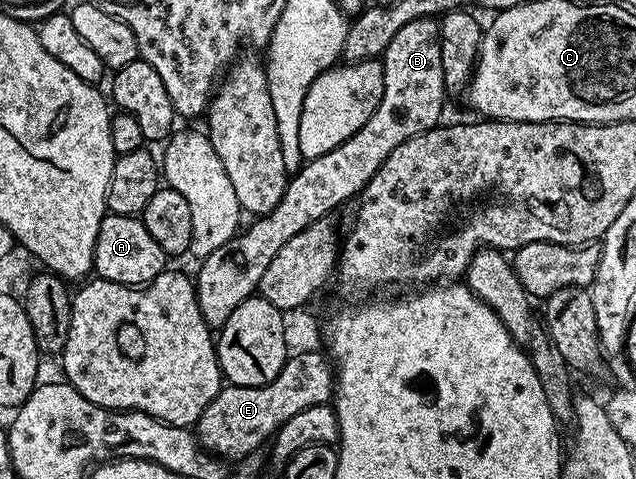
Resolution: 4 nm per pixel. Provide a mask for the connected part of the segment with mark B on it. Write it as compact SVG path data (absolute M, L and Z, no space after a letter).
M422 17L413 23L405 23L397 35L393 35L393 43L382 55L383 74L385 75L385 91L381 95L381 103L377 111L354 133L345 143L333 147L320 157L312 157L294 170L288 180L285 195L281 203L271 213L256 216L251 226L236 233L235 238L225 247L217 247L213 255L202 258L199 274L194 274L195 294L201 307L201 315L212 330L223 328L225 319L241 307L245 298L252 296L261 283L261 275L265 275L265 267L269 267L273 255L293 239L305 227L315 221L322 221L338 205L347 200L358 198L359 194L373 179L373 175L409 139L421 135L425 131L436 128L440 124L439 116L443 113L443 97L447 93L445 75L441 71L441 35L439 22L435 17Z

